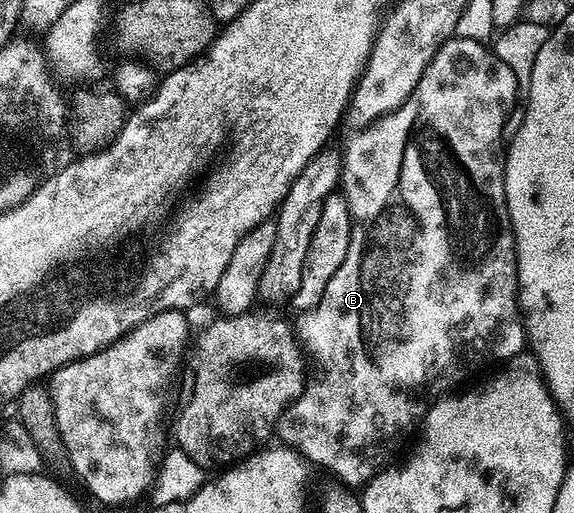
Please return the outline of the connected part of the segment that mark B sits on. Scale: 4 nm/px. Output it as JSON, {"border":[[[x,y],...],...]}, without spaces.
{"border":[[[454,35],[451,39],[442,44],[433,54],[429,66],[425,66],[425,70],[421,74],[421,78],[417,82],[413,94],[409,94],[407,101],[405,101],[396,112],[391,112],[387,116],[380,116],[378,120],[372,122],[367,128],[358,129],[358,131],[352,135],[355,137],[348,142],[347,148],[344,147],[342,149],[343,178],[341,181],[341,188],[346,195],[349,214],[351,215],[349,250],[345,254],[345,262],[341,262],[337,274],[333,274],[333,278],[329,278],[329,286],[325,286],[325,294],[321,294],[321,302],[317,302],[315,308],[300,311],[298,313],[299,321],[297,319],[294,321],[293,327],[298,335],[299,342],[302,344],[304,353],[306,353],[310,363],[313,365],[313,375],[308,379],[303,393],[297,397],[294,404],[289,405],[283,412],[277,425],[277,436],[283,439],[280,441],[282,441],[286,447],[294,448],[296,452],[302,453],[302,455],[306,457],[308,463],[313,465],[316,469],[324,468],[325,471],[332,472],[332,474],[343,483],[341,485],[346,486],[348,489],[362,489],[381,471],[384,465],[392,459],[390,456],[398,450],[399,443],[401,443],[414,428],[416,431],[416,429],[420,427],[423,417],[426,416],[427,411],[429,411],[431,405],[434,404],[436,400],[440,399],[444,394],[450,393],[452,390],[463,386],[458,386],[458,384],[465,383],[474,372],[479,372],[482,368],[489,367],[490,364],[497,363],[496,365],[498,365],[500,362],[512,360],[518,352],[524,351],[525,345],[527,344],[527,329],[523,326],[523,317],[519,311],[519,269],[515,261],[515,235],[511,229],[511,219],[509,218],[507,199],[505,198],[505,178],[503,177],[503,162],[505,159],[505,136],[503,140],[503,131],[507,128],[507,115],[510,114],[511,107],[515,104],[515,94],[517,95],[519,91],[520,89],[515,80],[513,71],[510,70],[505,62],[501,62],[501,60],[495,56],[494,51],[492,51],[484,41],[470,40],[469,38],[461,38],[460,36]]]}

